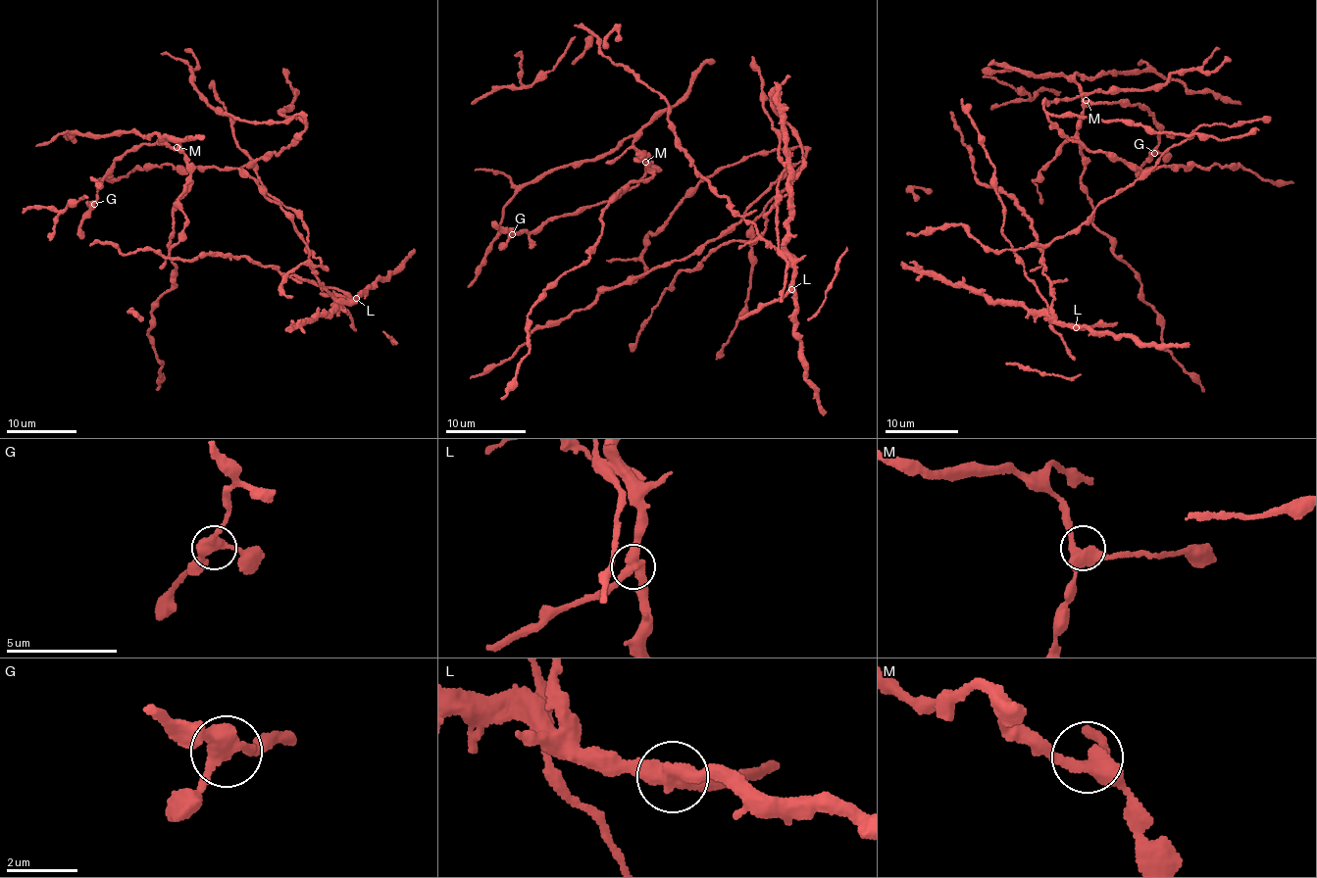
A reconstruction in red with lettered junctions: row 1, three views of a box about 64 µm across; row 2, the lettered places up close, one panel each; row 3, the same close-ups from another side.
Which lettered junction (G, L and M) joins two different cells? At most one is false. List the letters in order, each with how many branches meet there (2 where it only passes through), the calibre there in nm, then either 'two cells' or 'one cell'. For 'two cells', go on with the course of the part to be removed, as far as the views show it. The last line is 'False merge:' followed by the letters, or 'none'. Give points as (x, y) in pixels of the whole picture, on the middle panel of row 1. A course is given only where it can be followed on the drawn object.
G: branches 3; calibre 400 nm; one cell
L: branches 3; calibre 420 nm; two cells; course (792, 289), (738, 318)
M: branches 3; calibre 400 nm; one cell
False merge: L

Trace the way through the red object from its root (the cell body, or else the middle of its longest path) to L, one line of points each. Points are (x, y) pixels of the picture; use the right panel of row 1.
L: (1045, 300), (1046, 310), (1058, 324), (1076, 327)

